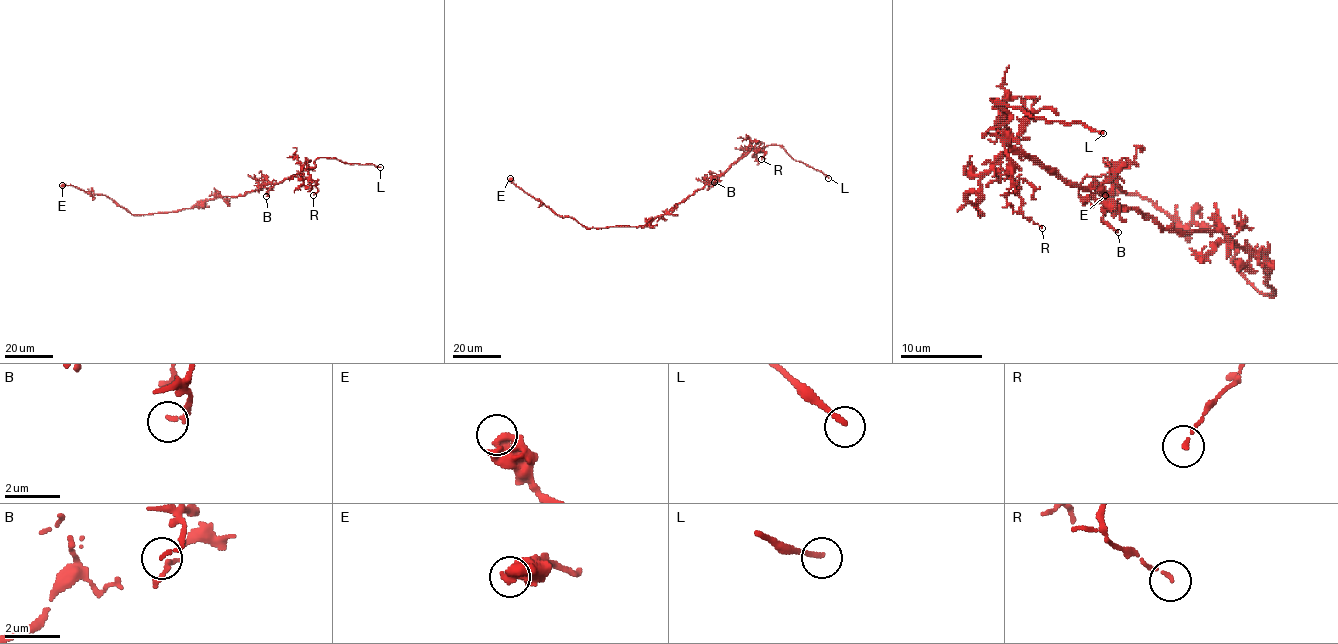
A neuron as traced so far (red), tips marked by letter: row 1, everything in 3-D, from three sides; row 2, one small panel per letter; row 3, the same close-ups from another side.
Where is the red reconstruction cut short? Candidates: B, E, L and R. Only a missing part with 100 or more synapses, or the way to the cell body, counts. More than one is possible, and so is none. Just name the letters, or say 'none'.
L

